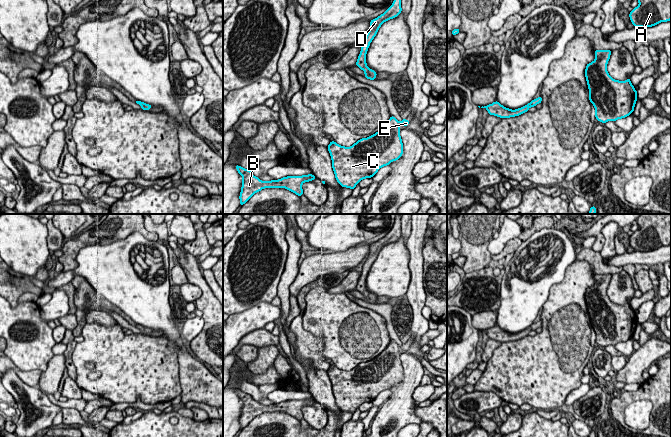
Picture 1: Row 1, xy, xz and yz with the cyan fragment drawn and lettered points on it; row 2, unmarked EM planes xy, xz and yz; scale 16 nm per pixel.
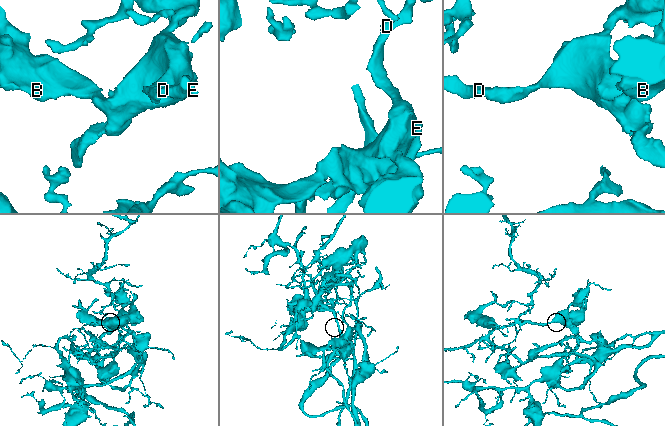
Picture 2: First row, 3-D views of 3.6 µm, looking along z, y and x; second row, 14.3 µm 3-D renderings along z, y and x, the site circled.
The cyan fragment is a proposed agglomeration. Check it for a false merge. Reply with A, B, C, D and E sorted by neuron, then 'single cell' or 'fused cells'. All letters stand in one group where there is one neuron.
A B C D E | single cell

